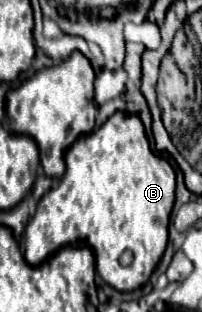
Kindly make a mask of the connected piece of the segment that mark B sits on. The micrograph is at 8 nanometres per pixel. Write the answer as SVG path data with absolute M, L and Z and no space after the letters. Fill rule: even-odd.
M118 111L96 131L78 137L68 149L66 173L62 175L58 185L40 199L36 213L24 231L24 257L30 265L40 265L52 253L56 253L56 249L64 245L84 243L94 251L96 269L108 285L118 291L134 291L150 279L152 271L164 255L170 211L174 205L174 189L174 169L168 161L164 161L150 149L140 117ZM124 251L134 253L134 261L130 265L120 263Z

